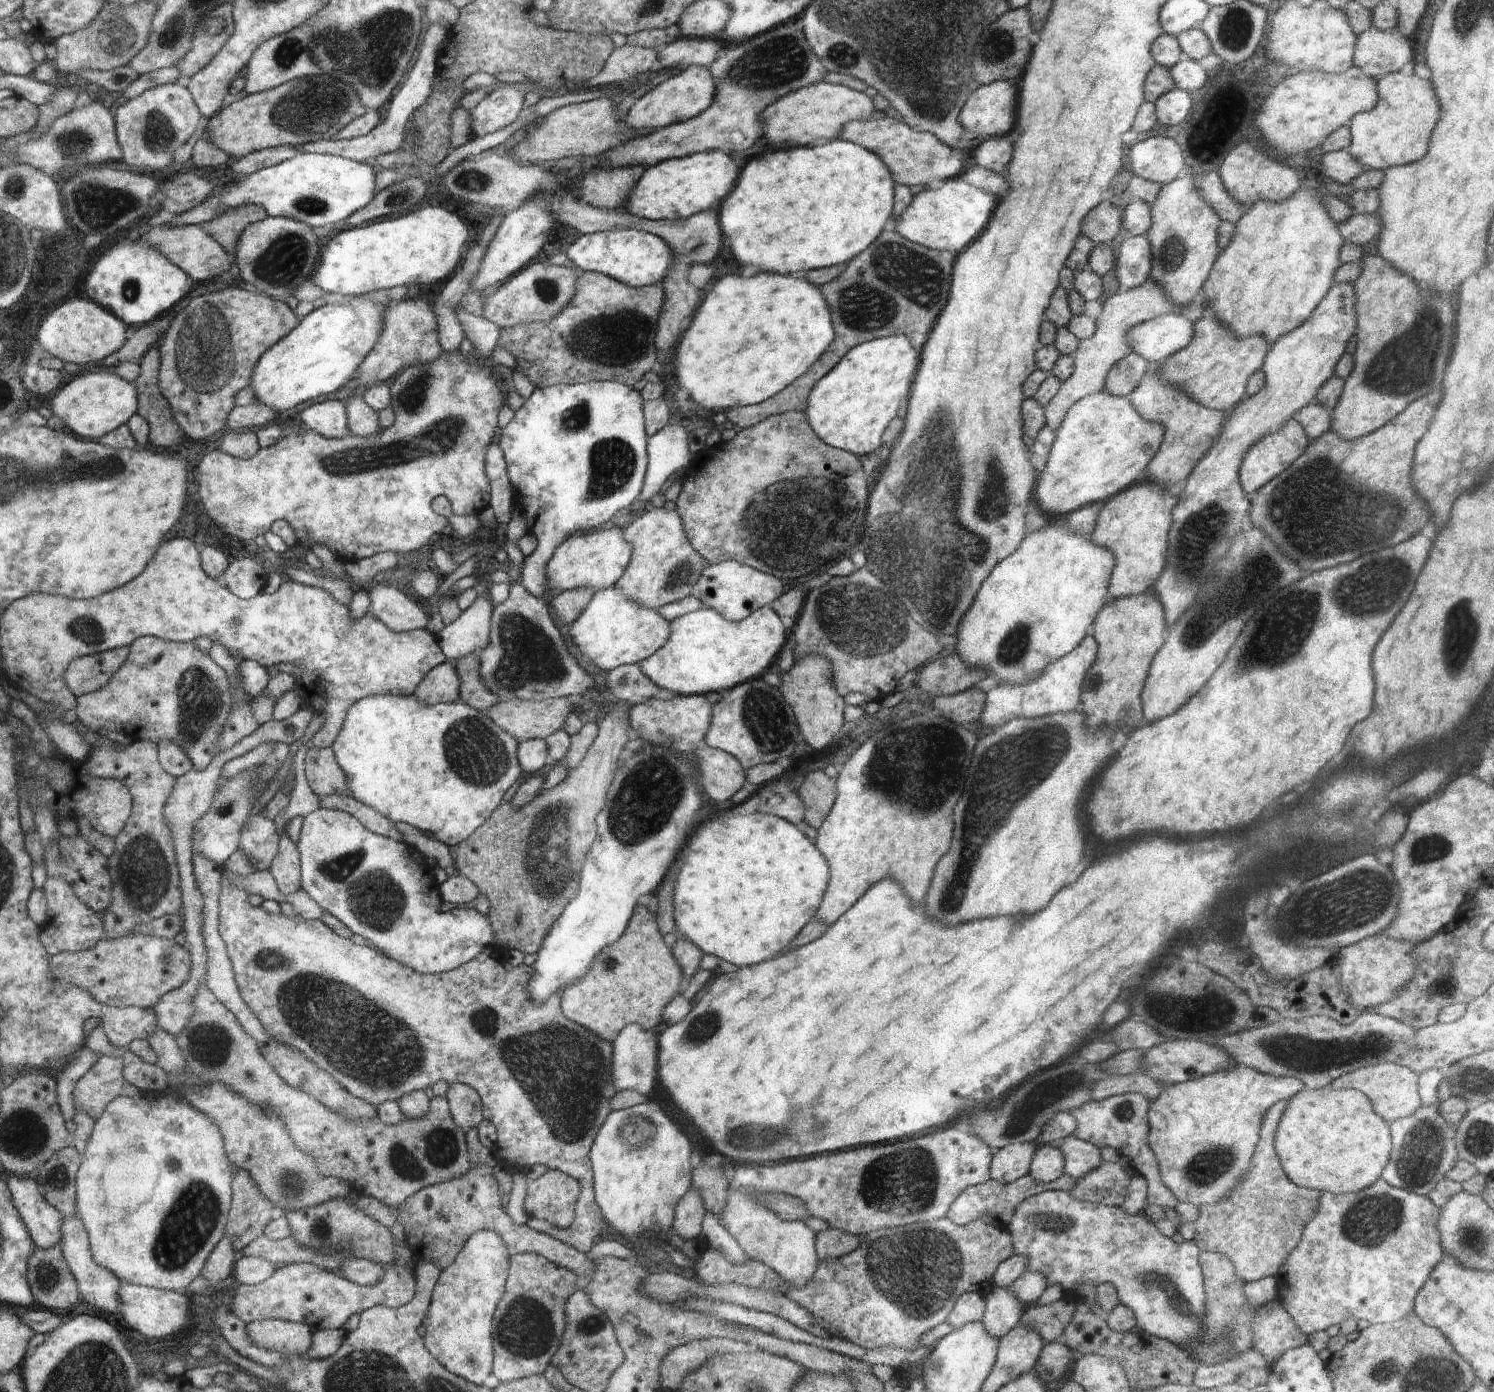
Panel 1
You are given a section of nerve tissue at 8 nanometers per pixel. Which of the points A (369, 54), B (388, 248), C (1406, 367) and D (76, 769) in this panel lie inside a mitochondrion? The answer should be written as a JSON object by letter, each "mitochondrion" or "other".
{"A":"mitochondrion","B":"other","C":"mitochondrion","D":"other"}

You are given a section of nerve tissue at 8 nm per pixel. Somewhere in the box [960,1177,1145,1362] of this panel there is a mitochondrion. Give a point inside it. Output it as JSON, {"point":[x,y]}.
{"point":[1045,1222]}

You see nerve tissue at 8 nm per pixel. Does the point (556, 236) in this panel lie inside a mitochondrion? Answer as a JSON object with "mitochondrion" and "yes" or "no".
{"mitochondrion":"no"}

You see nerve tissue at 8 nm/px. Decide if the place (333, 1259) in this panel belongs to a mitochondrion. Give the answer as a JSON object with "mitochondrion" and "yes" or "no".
{"mitochondrion":"yes"}

